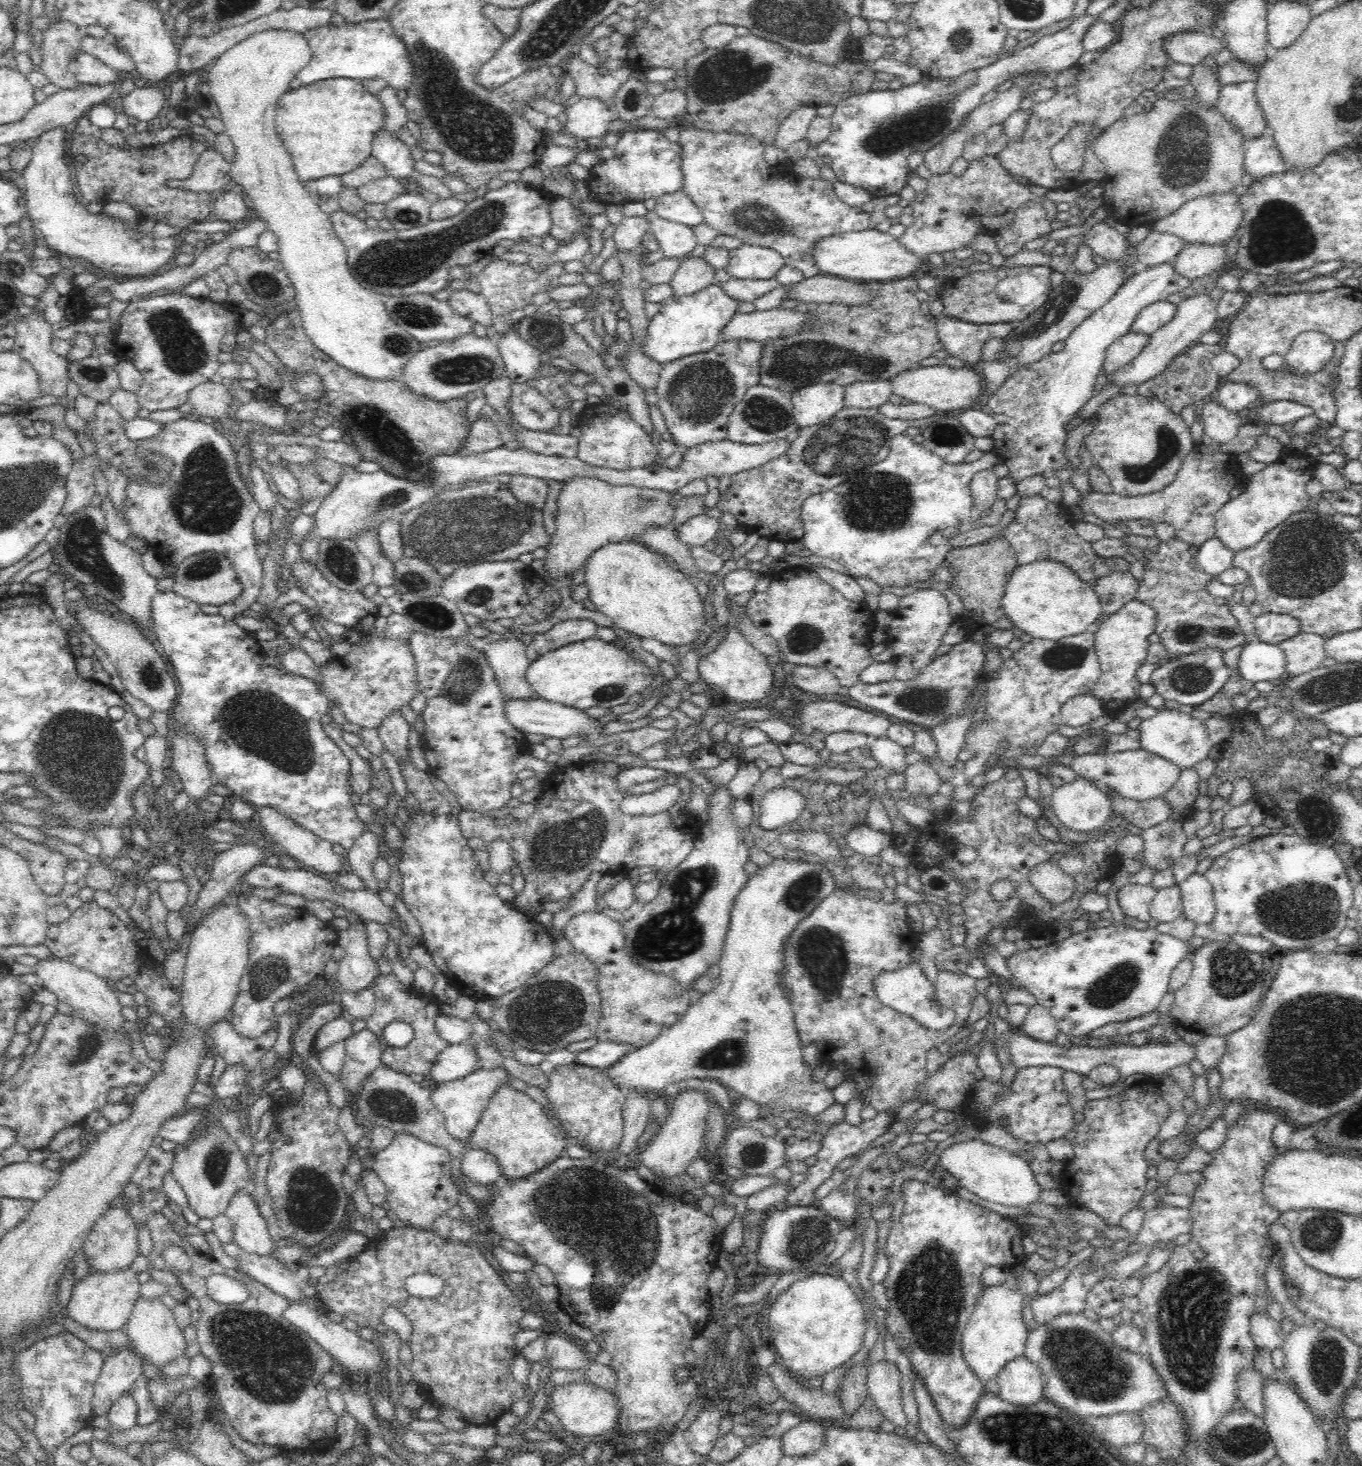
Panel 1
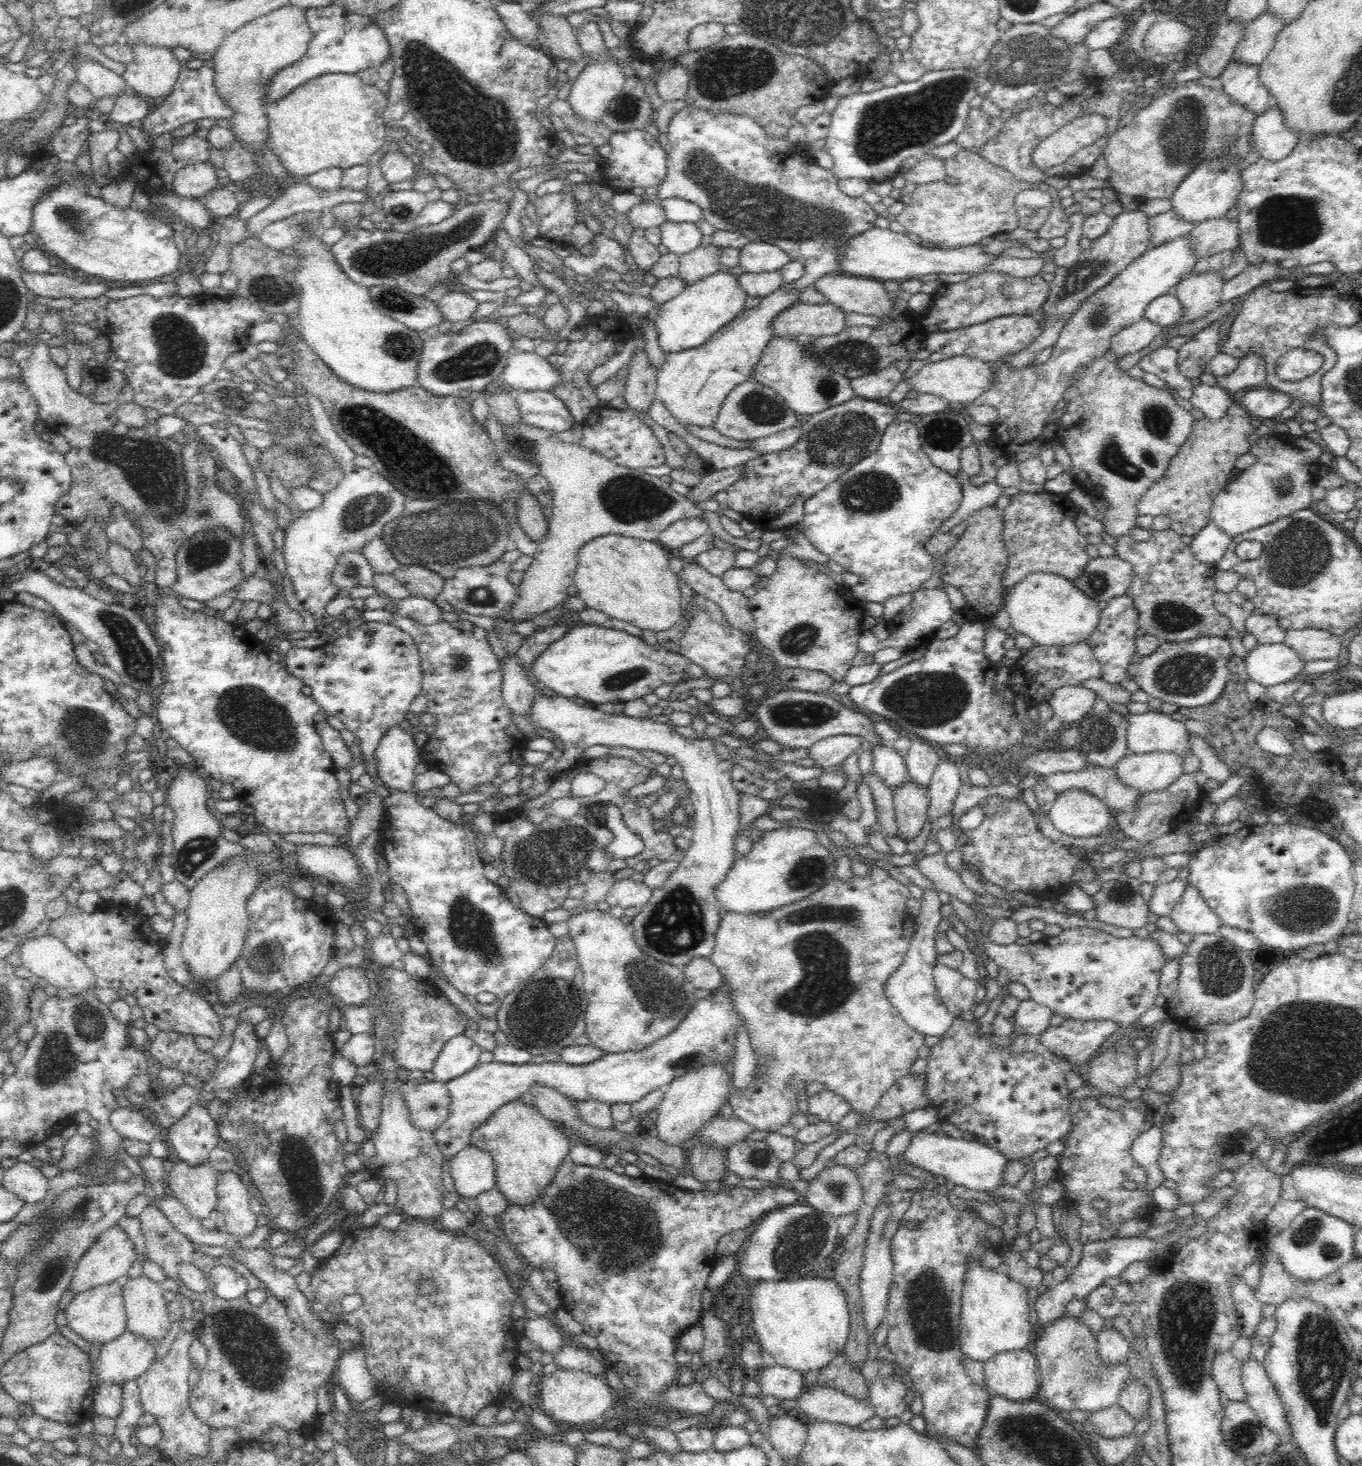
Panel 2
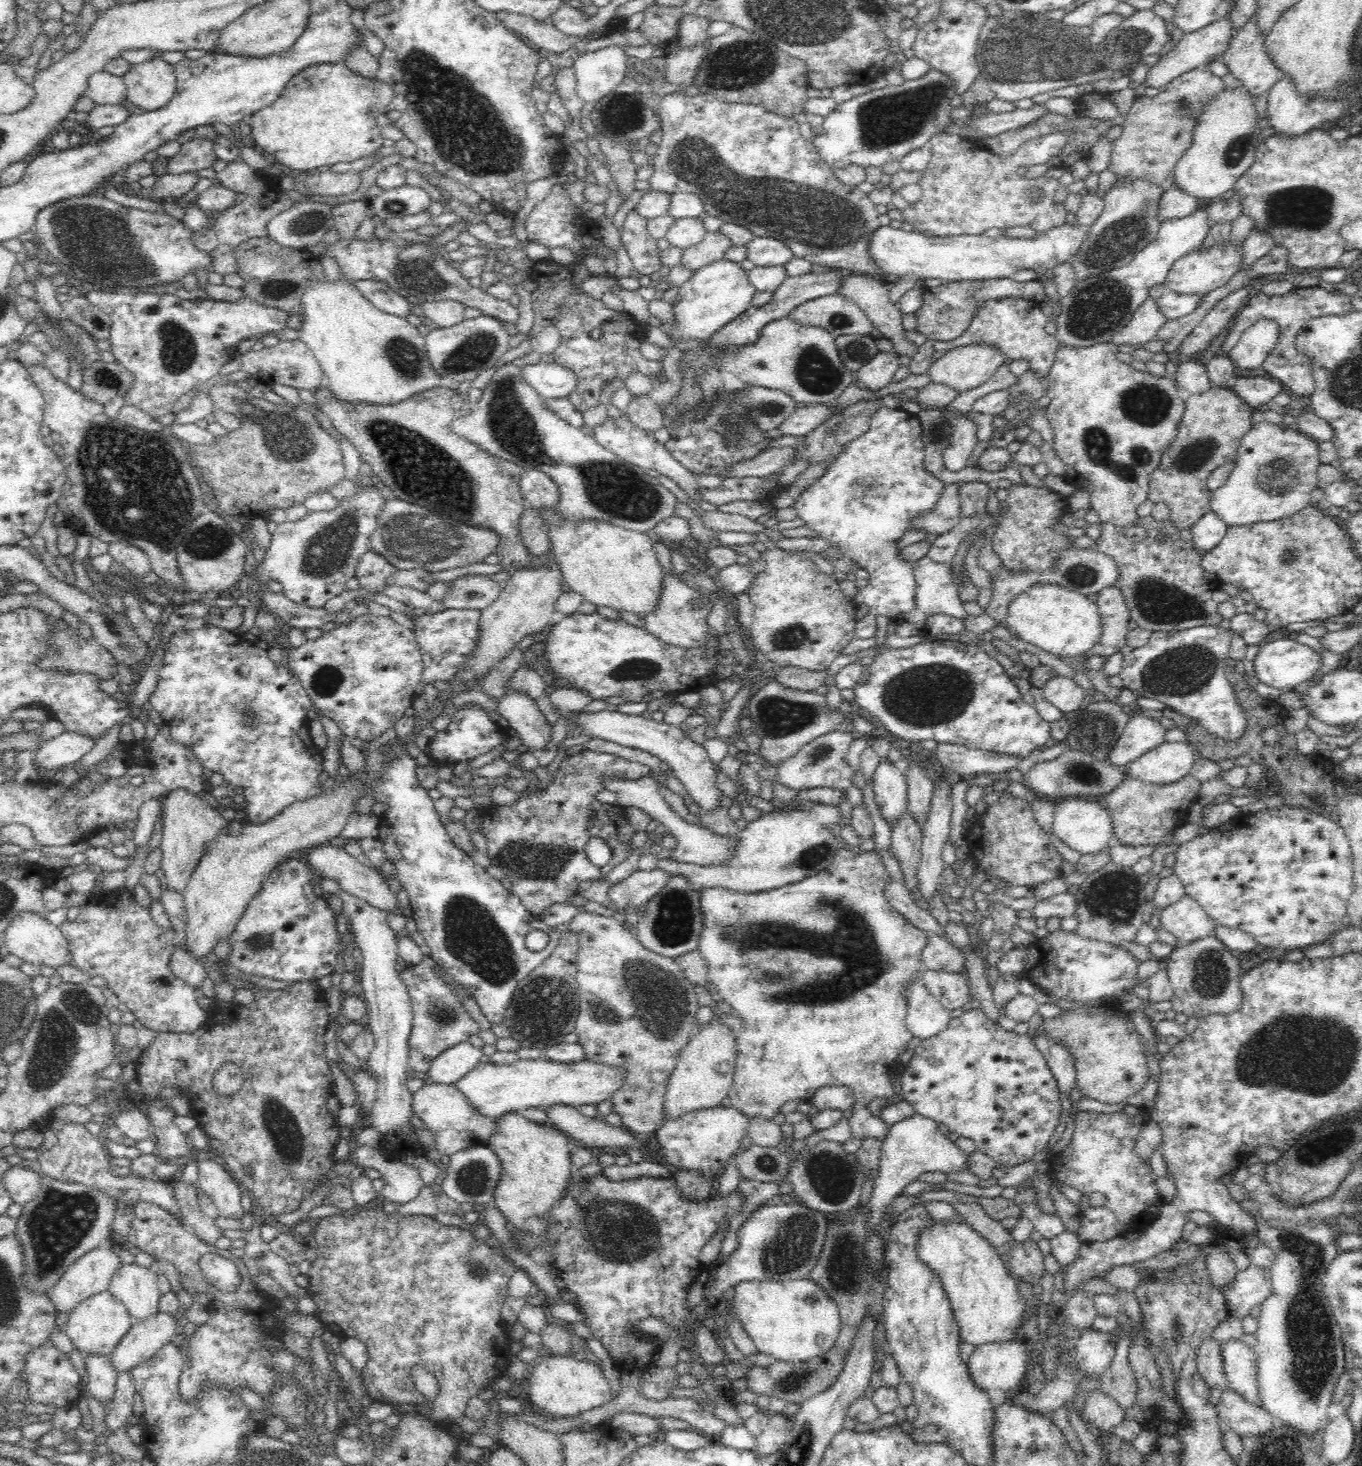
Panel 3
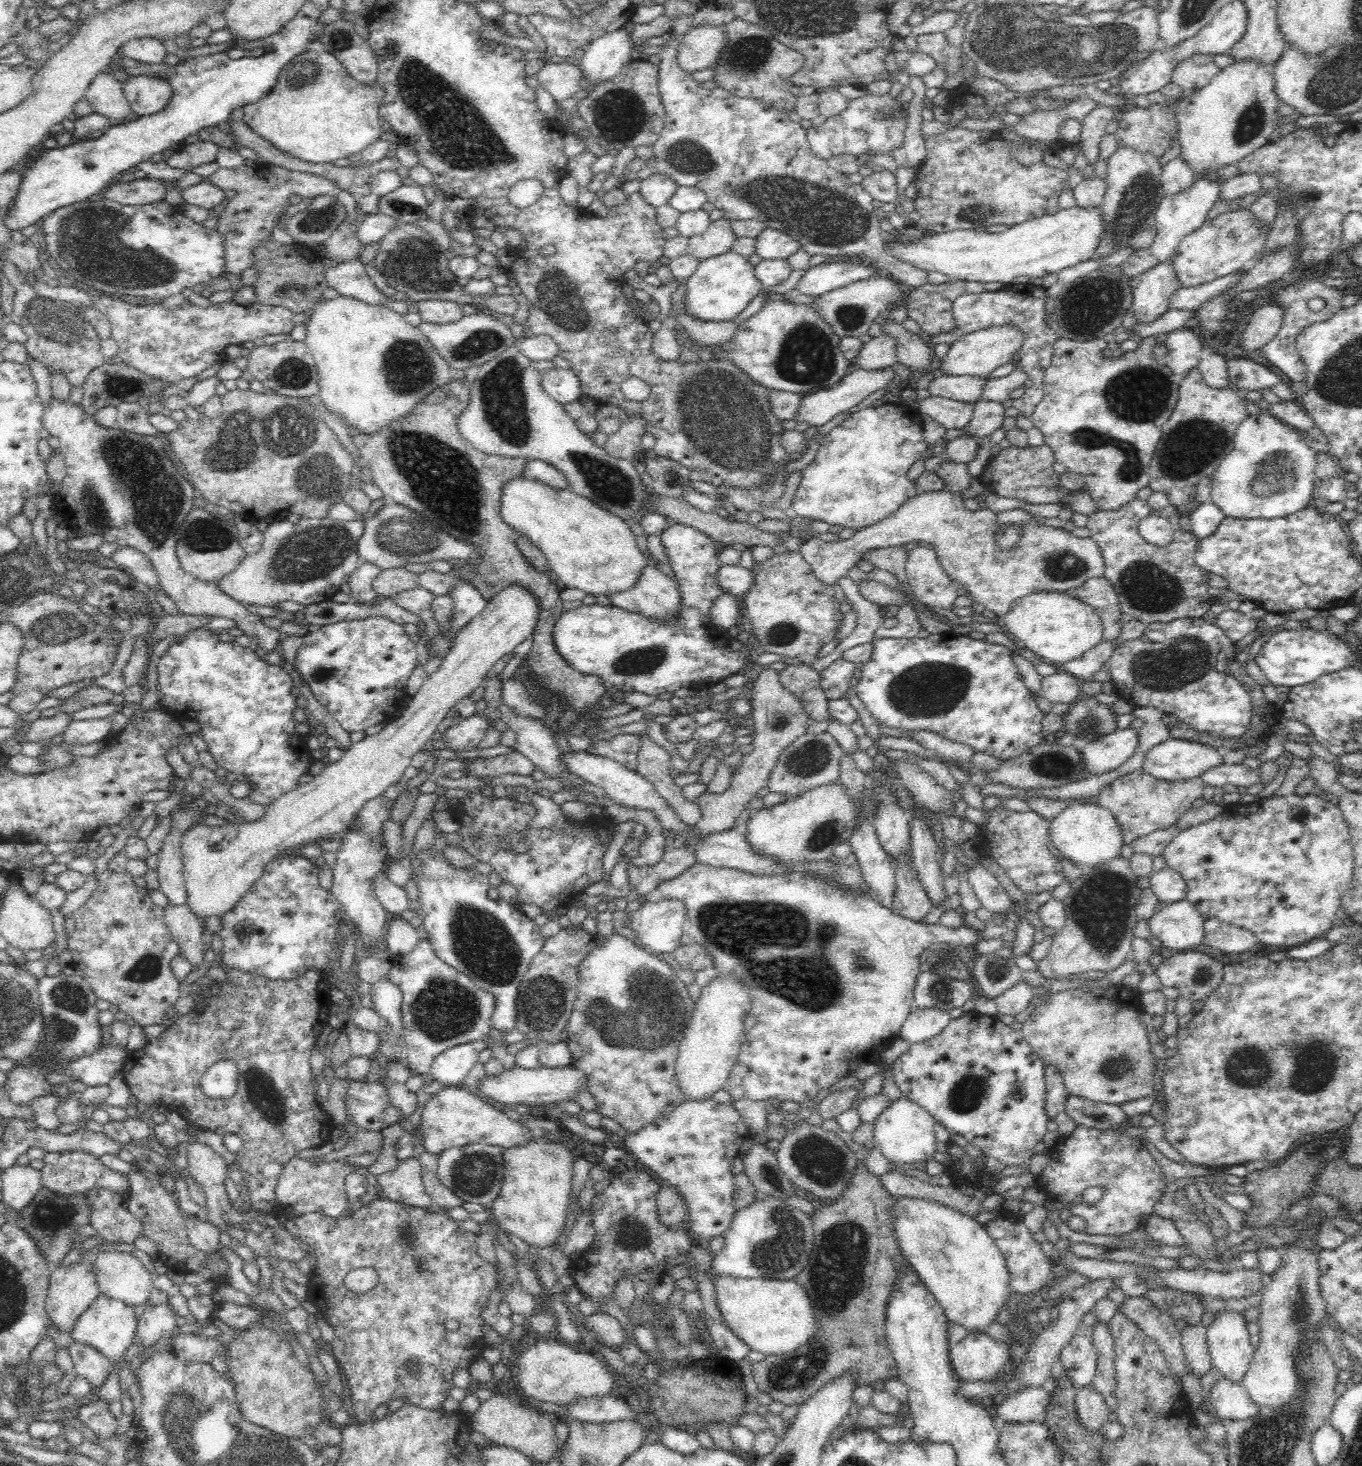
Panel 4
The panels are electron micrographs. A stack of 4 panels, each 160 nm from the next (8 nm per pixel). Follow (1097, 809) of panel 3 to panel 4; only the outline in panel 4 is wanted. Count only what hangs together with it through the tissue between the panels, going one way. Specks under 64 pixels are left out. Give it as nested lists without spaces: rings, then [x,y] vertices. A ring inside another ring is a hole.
[[[1074,802],[1065,807],[1049,822],[1049,837],[1066,859],[1083,864],[1087,868],[1118,857],[1123,844],[1122,833],[1113,812],[1098,806],[1096,802]]]

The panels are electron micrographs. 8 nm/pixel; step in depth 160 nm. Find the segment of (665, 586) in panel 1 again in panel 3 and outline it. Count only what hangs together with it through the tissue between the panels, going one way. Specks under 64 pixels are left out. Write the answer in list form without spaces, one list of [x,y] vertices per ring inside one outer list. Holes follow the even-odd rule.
[[[554,510],[542,512],[550,526],[552,555],[558,559],[565,584],[597,607],[629,612],[641,619],[654,616],[662,602],[665,571],[656,557],[655,538],[606,522],[563,524]]]

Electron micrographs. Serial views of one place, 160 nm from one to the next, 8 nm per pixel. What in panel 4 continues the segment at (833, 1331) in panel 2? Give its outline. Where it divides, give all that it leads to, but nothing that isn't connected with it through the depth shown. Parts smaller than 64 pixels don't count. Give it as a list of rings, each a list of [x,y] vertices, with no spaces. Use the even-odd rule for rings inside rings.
[[[713,1276],[716,1298],[727,1326],[764,1356],[788,1355],[805,1347],[818,1333],[812,1302],[797,1280],[739,1279]]]

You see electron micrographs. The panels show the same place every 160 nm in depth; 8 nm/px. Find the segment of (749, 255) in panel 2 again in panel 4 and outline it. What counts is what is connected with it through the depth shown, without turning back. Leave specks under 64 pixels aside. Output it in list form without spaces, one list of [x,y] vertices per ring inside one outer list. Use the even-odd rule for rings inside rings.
[[[765,228],[755,238],[754,253],[762,261],[788,260],[798,249],[796,239],[778,230]]]

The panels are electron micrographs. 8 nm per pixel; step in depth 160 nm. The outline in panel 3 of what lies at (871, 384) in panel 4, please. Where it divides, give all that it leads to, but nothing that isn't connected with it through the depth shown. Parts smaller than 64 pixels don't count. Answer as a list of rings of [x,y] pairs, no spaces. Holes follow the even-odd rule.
[[[828,404],[806,405],[797,407],[792,416],[789,416],[778,426],[781,436],[800,437],[812,432],[832,410],[842,410],[838,406]]]

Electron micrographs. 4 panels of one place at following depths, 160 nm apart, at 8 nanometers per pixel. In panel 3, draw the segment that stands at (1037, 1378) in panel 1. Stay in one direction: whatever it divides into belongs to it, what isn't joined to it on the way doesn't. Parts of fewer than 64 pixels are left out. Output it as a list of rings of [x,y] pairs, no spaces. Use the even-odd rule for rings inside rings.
[[[1023,1339],[1007,1343],[985,1344],[976,1347],[967,1369],[978,1388],[986,1391],[994,1407],[1005,1402],[1009,1396],[1026,1390],[1028,1386],[1028,1367],[1032,1364],[1032,1345]]]

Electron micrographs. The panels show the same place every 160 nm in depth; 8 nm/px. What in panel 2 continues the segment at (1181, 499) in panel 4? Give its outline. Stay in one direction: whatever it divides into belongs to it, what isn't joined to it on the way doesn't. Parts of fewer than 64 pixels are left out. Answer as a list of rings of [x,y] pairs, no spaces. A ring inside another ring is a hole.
[[[1233,402],[1222,420],[1214,422],[1202,418],[1196,421],[1188,440],[1170,461],[1166,476],[1158,480],[1137,503],[1137,514],[1153,519],[1166,516],[1175,534],[1196,538],[1211,523],[1214,500],[1230,484],[1236,461],[1249,452],[1248,436],[1255,430],[1251,420],[1249,412]]]

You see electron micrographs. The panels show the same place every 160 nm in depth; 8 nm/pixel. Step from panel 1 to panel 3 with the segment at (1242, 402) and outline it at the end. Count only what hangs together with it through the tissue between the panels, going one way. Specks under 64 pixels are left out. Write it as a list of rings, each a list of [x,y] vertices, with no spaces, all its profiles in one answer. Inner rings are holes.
[[[1259,320],[1250,327],[1241,341],[1229,352],[1235,369],[1240,372],[1260,370],[1274,348],[1278,338],[1278,325],[1272,320]]]

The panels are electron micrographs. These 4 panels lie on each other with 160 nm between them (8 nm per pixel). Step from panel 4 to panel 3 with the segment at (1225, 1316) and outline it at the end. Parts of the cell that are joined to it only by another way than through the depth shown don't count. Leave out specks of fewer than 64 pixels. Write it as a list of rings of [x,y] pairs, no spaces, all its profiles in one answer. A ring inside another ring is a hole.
[[[1232,1339],[1222,1343],[1223,1365],[1231,1389],[1252,1406],[1263,1408],[1258,1377],[1257,1356],[1243,1341]]]

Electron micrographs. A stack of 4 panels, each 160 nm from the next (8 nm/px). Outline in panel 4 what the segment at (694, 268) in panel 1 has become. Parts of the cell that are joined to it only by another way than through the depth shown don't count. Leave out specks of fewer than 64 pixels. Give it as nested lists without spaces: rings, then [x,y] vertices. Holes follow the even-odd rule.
[[[724,217],[711,222],[706,232],[688,239],[687,253],[694,259],[703,260],[720,256],[731,250],[735,236],[730,229],[730,221]]]

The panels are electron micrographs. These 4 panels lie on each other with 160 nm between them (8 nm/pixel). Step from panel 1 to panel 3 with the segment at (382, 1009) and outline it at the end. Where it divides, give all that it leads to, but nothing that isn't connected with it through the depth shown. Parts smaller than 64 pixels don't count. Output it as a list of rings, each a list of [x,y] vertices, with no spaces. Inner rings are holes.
[[[424,957],[422,964],[407,967],[400,974],[401,982],[406,986],[413,1011],[413,1026],[408,1040],[407,1068],[410,1073],[427,1072],[431,1062],[442,1052],[468,1041],[470,1036],[478,1035],[479,1025],[474,1022],[470,1014],[458,1000],[456,994],[450,992],[450,988],[444,980],[434,972],[435,963],[431,957]]]

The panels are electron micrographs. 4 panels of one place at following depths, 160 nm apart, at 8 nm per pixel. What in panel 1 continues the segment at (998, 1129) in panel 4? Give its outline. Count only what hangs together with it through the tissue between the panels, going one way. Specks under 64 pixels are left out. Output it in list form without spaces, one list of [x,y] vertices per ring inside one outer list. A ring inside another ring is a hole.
[[[1057,1066],[1028,1067],[1020,1069],[1012,1082],[1012,1088],[1003,1096],[1004,1088],[993,1084],[989,1079],[976,1080],[974,1088],[959,1110],[965,1109],[970,1119],[975,1119],[978,1128],[996,1124],[998,1118],[1003,1118],[1003,1126],[1018,1140],[1018,1142],[1038,1142],[1046,1144],[1050,1140],[1062,1138],[1073,1128],[1074,1111],[1064,1089],[1062,1069]],[[970,1107],[986,1110],[985,1115],[974,1115]]]

